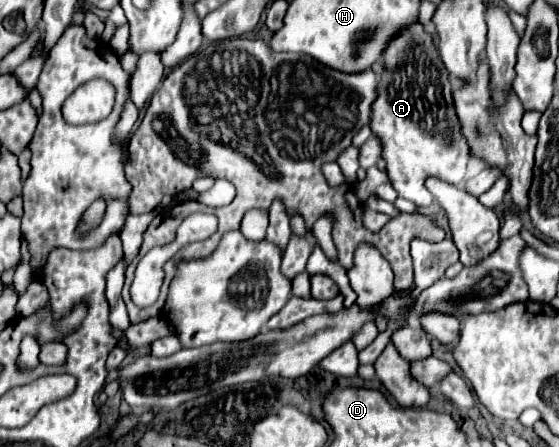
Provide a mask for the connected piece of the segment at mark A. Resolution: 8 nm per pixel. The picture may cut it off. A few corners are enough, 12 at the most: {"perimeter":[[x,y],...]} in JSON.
{"perimeter":[[421,23],[385,49],[371,129],[399,197],[471,159]]}

